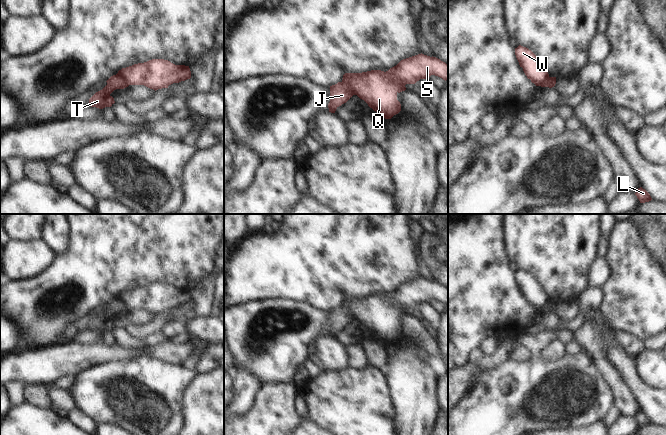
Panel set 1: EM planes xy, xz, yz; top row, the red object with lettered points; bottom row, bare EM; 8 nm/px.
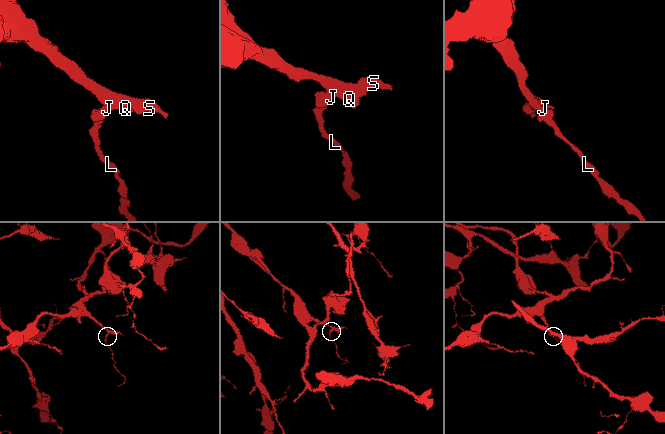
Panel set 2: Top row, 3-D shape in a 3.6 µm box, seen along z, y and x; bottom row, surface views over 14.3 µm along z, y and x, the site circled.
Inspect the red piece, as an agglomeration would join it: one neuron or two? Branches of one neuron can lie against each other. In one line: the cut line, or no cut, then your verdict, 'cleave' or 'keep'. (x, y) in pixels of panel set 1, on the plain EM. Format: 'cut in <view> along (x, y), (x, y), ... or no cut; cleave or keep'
cut in xz along (342, 305), (351, 311), (354, 318); cleave

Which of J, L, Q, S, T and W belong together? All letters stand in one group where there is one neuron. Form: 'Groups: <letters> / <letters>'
Groups: J L T / Q S W

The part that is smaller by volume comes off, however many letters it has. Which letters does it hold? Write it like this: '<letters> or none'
J, L, T

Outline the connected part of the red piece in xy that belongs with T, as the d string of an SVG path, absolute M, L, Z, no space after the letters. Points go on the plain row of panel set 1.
M117 299L111 300L106 306L107 309L89 323L89 330L99 333L111 331L115 325L110 318L116 313L124 313L129 310L128 306L124 302Z

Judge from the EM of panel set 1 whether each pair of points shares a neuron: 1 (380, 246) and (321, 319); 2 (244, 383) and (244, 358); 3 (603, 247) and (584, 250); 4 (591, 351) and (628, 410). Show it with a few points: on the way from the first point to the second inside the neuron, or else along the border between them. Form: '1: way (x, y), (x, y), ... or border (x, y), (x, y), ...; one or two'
1: border (305, 301), (329, 311); two
2: border (234, 366), (245, 368), (260, 385); two
3: border (600, 225), (597, 255); two
4: way (605, 366), (623, 395); one

